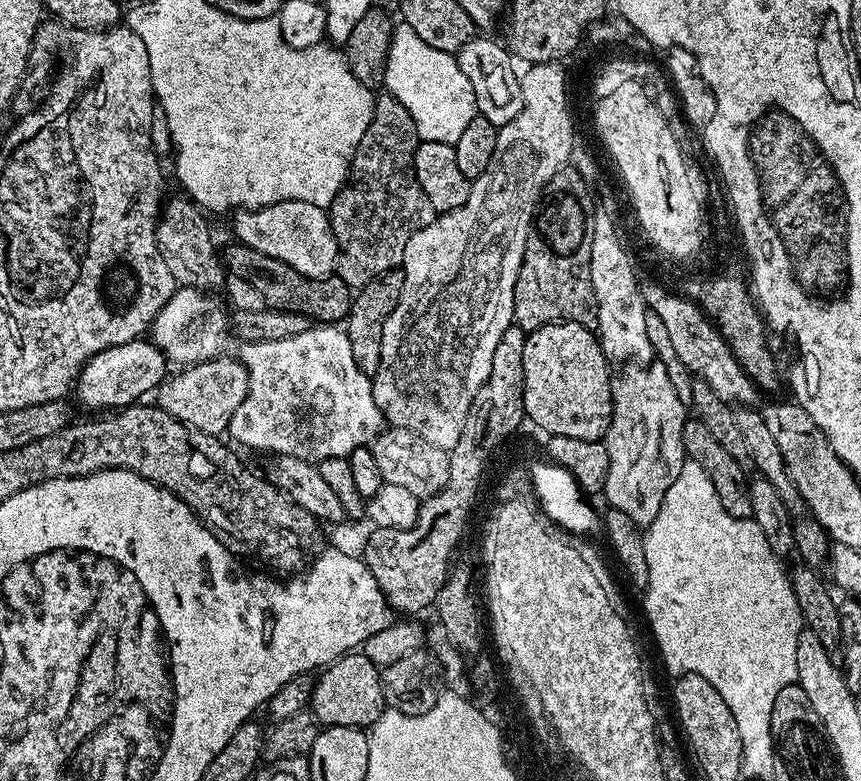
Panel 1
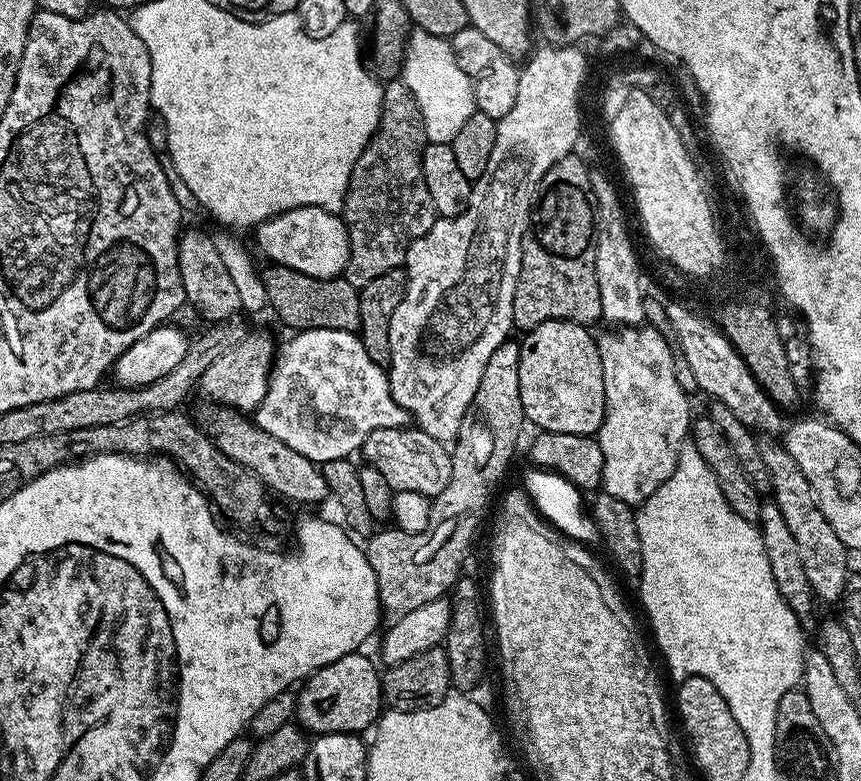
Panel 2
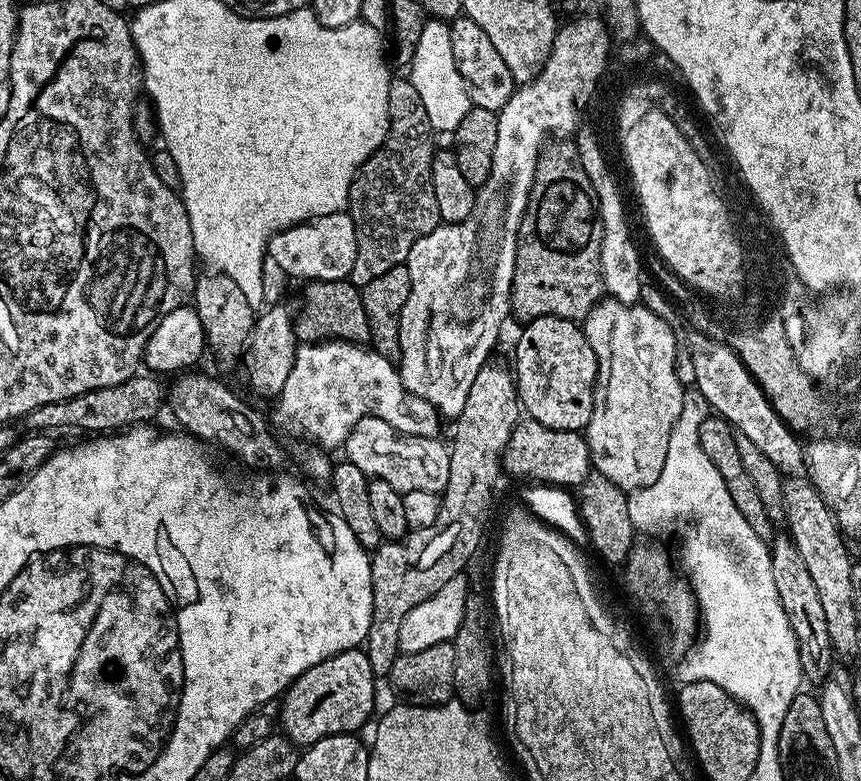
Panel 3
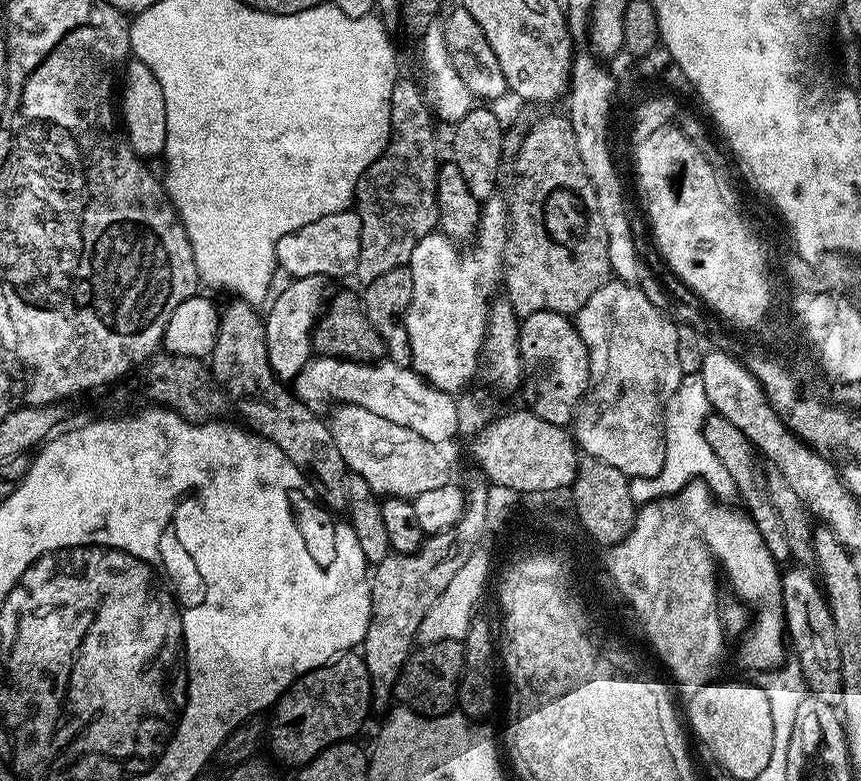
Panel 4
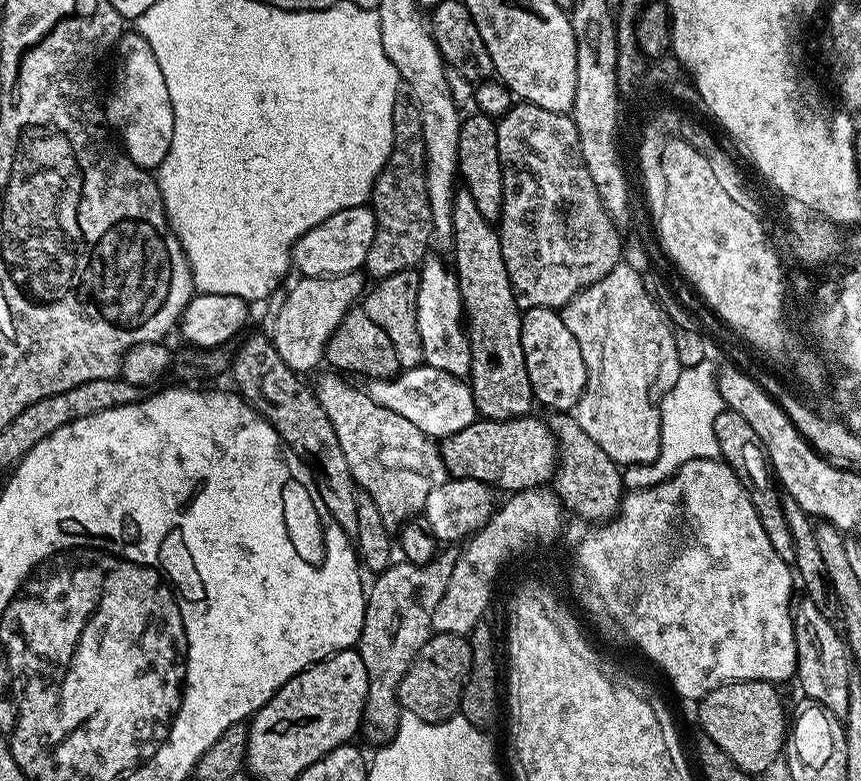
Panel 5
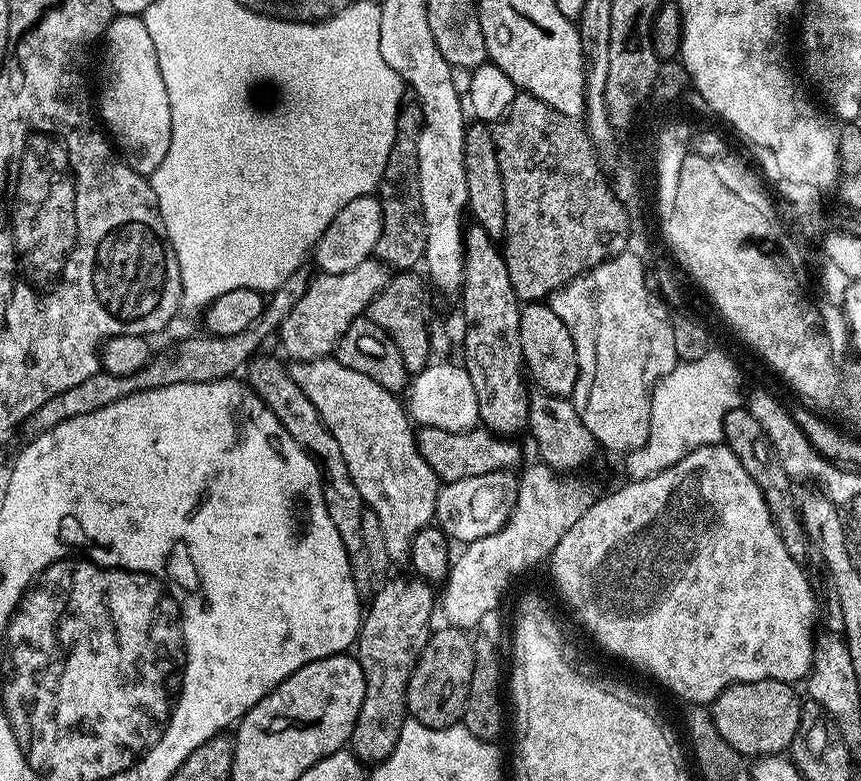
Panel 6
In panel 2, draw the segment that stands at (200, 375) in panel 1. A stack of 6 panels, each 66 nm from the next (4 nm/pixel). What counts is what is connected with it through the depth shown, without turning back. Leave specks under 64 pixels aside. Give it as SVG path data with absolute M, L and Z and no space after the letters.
M253 331L238 346L226 350L210 367L202 374L198 383L198 392L206 399L212 400L217 405L226 408L235 408L237 412L245 414L255 413L256 408L266 398L268 378L274 367L274 348L272 352L272 340L264 332Z

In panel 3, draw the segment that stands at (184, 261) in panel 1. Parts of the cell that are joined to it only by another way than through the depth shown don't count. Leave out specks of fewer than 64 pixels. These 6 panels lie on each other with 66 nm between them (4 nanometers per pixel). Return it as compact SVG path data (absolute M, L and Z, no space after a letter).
M215 270L205 271L197 275L195 287L190 297L194 305L206 337L207 347L224 364L232 364L241 359L246 351L248 336L252 332L252 327L256 325L258 315L257 309L246 302L246 294L242 294L242 289L234 278L230 278L224 272Z

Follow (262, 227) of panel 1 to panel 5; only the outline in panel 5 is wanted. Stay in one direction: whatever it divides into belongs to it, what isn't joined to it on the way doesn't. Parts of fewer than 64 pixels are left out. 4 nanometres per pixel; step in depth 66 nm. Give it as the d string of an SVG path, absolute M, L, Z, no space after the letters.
M362 204L350 206L346 210L338 210L338 214L330 214L326 222L314 226L292 248L291 267L306 276L341 276L347 272L360 272L366 262L366 254L370 254L370 238L376 233L376 220L370 220L366 210L362 212Z

